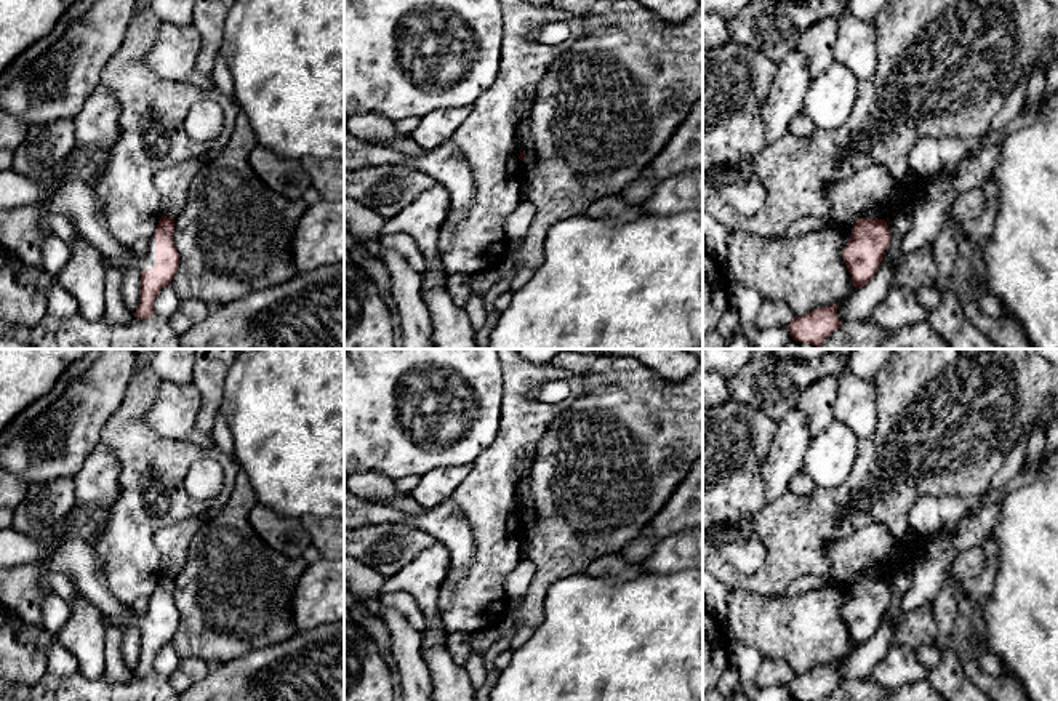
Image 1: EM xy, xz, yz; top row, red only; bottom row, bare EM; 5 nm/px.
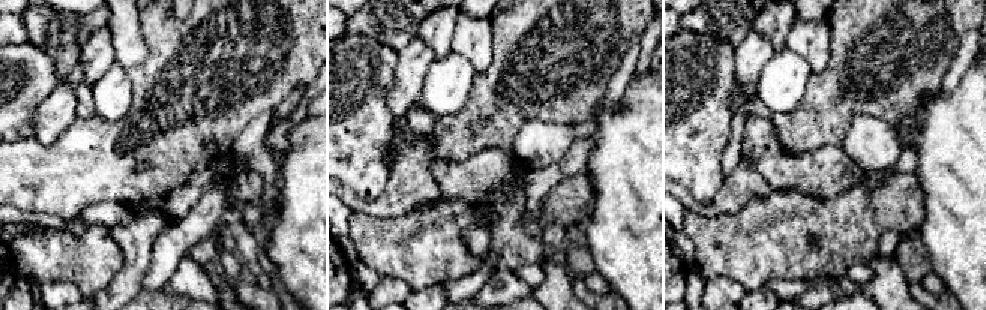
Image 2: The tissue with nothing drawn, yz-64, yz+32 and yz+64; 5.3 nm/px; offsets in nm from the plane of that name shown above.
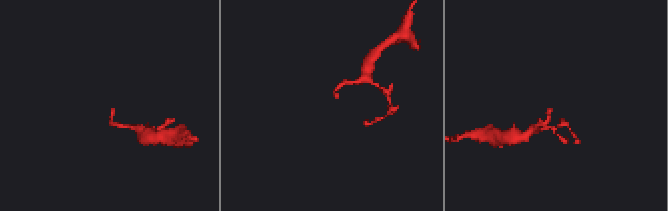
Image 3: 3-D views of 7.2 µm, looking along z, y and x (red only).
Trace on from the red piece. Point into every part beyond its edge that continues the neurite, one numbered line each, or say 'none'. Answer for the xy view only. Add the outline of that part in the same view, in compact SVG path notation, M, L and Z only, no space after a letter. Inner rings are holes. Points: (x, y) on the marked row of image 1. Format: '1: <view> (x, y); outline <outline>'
1: xy (98, 120); outline M99 83L75 118L74 149L96 142L101 147L83 168L72 174L66 187L50 203L50 210L67 218L75 230L96 246L107 261L144 272L155 267L154 237L149 238L144 254L136 254L131 246L123 246L109 234L102 202L94 192L94 179L107 166L117 142L118 117L120 102L110 88Z

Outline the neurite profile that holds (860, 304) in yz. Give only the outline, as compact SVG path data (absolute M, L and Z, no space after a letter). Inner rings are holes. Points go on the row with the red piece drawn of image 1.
M884 259L869 283L839 304L837 315L840 323L868 318L895 288L893 274L895 267Z

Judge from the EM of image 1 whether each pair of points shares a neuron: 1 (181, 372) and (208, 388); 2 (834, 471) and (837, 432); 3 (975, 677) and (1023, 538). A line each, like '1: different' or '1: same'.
1: different
2: same
3: different

